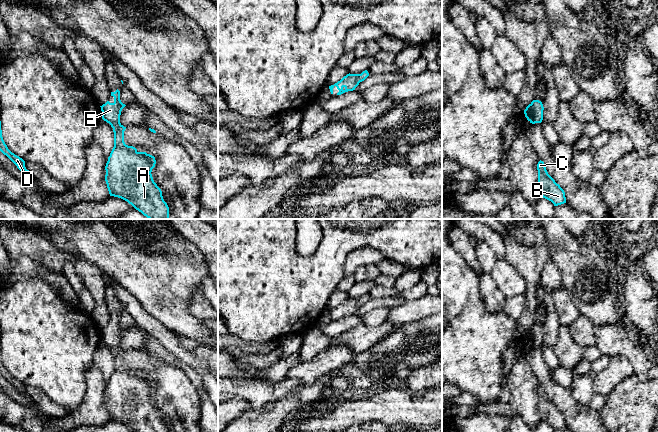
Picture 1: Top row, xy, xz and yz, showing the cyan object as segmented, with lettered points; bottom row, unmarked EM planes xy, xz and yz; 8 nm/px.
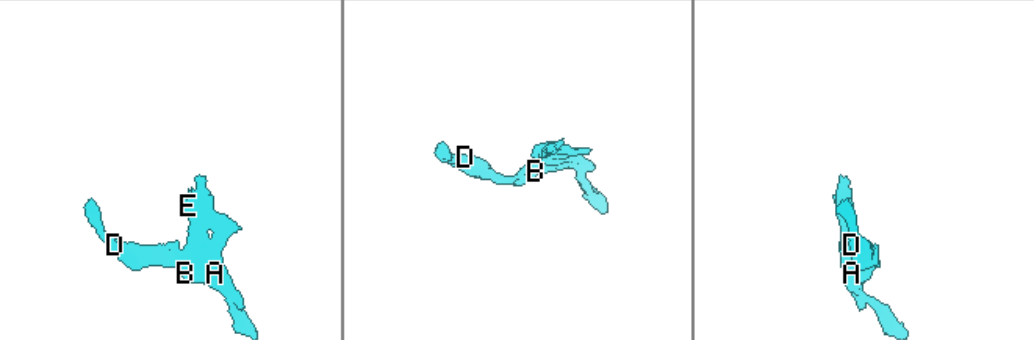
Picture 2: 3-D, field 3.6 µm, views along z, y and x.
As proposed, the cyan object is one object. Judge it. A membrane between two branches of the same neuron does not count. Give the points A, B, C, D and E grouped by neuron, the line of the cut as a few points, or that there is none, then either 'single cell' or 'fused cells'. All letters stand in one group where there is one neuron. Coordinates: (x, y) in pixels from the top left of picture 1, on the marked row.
A B C D E; no cut; single cell

